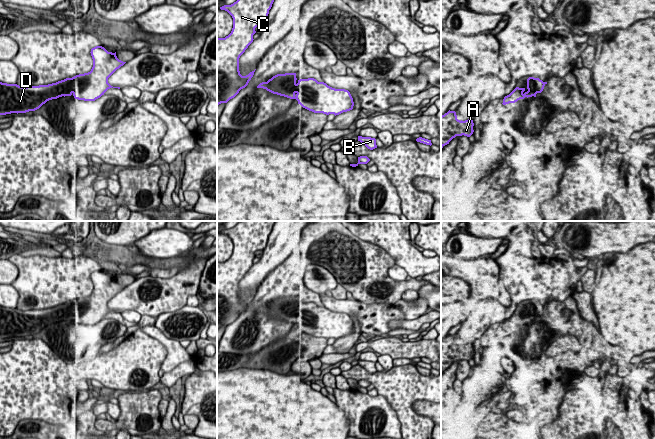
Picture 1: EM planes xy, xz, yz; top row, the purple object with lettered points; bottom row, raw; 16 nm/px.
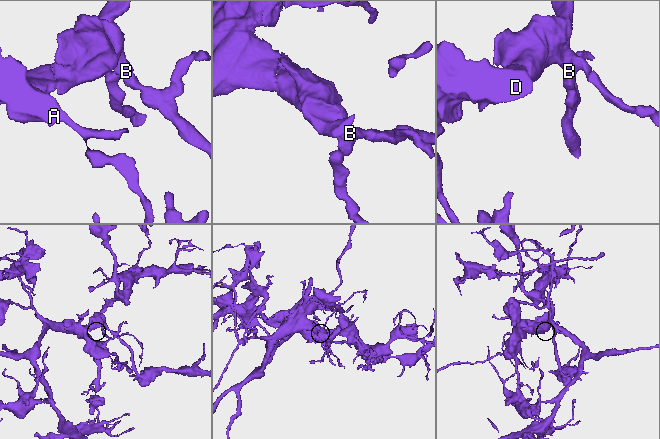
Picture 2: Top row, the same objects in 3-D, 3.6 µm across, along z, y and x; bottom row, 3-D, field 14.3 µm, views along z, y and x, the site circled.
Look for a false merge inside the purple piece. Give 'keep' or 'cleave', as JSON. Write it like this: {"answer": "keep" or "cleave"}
{"answer": "keep"}

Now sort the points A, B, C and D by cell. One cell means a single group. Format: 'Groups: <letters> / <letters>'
Groups: A B C D

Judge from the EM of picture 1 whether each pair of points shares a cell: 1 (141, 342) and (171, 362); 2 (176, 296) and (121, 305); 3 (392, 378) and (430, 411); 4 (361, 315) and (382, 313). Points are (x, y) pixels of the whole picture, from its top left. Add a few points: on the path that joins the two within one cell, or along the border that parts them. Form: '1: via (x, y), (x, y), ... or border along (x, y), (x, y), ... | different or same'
1: border along (152, 337), (166, 350), (161, 369) | different
2: via (162, 296), (146, 304), (135, 304) | same
3: border along (415, 400), (413, 408), (430, 419) | different
4: via (366, 315), (377, 313) | same

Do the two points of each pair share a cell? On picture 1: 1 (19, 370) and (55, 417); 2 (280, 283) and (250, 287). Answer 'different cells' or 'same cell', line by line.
1: same cell
2: different cells

